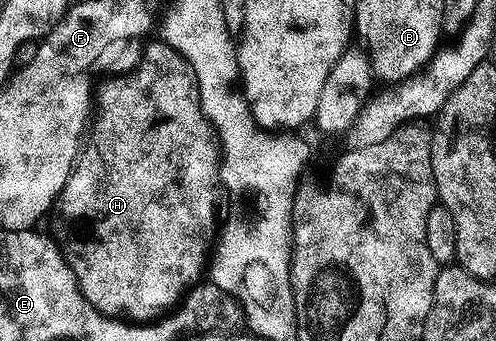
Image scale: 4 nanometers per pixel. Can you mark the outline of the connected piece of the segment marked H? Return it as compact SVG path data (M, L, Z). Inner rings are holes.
M156 40L156 42L148 41L144 48L143 54L138 55L137 61L134 66L130 67L126 72L127 74L119 74L116 78L111 78L108 82L98 83L97 93L93 98L93 121L89 126L89 137L86 139L85 145L82 147L81 153L76 157L74 166L71 167L71 175L69 180L65 184L65 188L61 188L59 197L55 199L55 205L53 207L53 215L55 214L55 234L53 233L54 241L57 243L60 250L63 251L63 259L69 264L69 268L73 272L73 276L79 282L79 291L85 296L85 300L89 300L89 304L93 304L93 308L97 308L97 312L101 312L105 316L110 318L117 318L120 320L126 320L132 324L151 324L156 321L155 318L158 314L166 312L170 306L180 305L181 299L186 295L187 291L192 286L196 285L204 277L205 271L209 266L209 255L213 250L213 243L217 238L217 230L215 226L215 205L219 202L219 194L221 195L221 183L219 181L219 164L221 161L221 147L219 145L218 137L215 130L211 126L211 122L205 116L205 112L201 108L199 103L199 89L195 83L195 73L191 71L191 66L188 64L181 55L176 52L175 49L169 43Z

